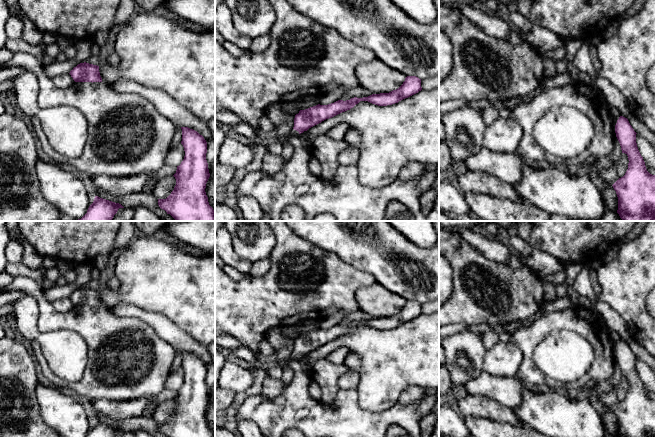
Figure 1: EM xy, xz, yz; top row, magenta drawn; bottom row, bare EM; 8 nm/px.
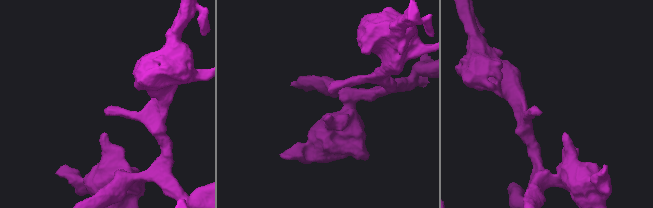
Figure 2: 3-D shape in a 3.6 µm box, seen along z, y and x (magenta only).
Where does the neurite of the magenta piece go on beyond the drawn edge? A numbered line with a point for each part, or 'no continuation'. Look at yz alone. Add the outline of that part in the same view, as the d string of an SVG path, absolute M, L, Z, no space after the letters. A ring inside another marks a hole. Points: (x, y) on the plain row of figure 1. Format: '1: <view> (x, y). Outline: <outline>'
no continuation

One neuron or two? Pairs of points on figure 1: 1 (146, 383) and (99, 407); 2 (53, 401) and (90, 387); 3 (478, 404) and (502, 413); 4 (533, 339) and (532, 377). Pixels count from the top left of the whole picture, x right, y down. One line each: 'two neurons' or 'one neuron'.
1: two neurons
2: two neurons
3: one neuron
4: one neuron

